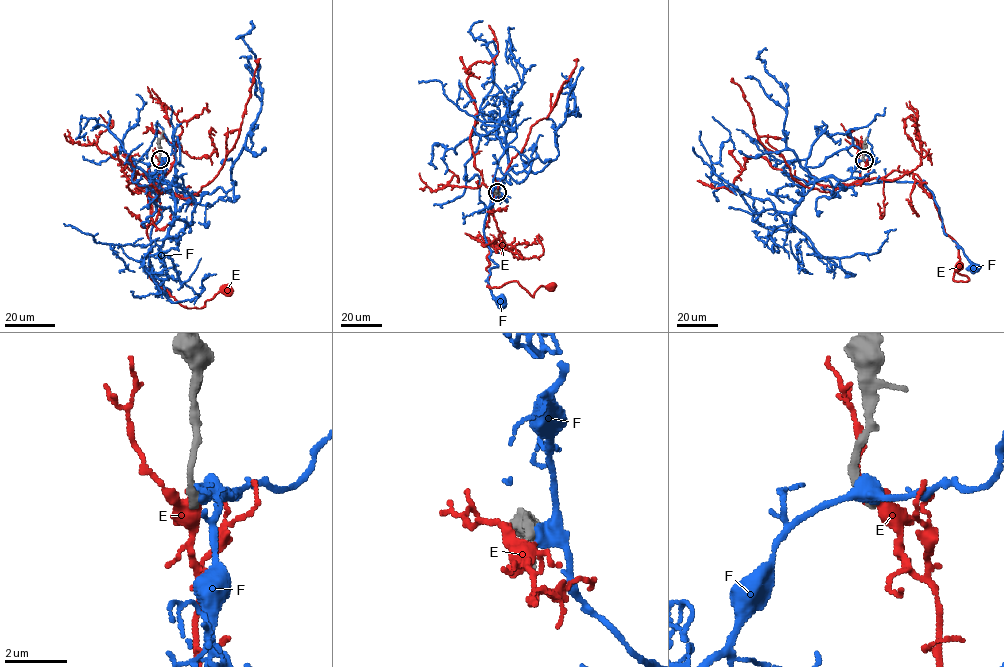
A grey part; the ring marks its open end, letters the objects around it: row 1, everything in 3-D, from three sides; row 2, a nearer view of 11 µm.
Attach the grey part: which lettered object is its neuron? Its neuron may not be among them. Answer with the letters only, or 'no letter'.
no letter

